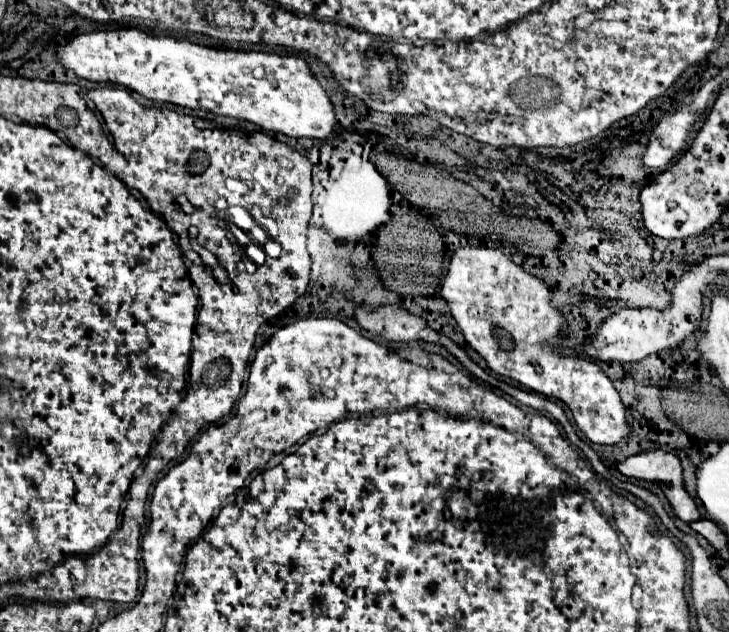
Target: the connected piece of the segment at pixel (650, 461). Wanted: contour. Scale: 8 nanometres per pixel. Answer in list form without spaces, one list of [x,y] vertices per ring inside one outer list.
[[[663,450],[643,452],[619,462],[617,470],[627,478],[647,480],[663,486],[665,496],[677,518],[681,518],[683,522],[699,520],[699,510],[683,488],[683,470],[675,454]]]

